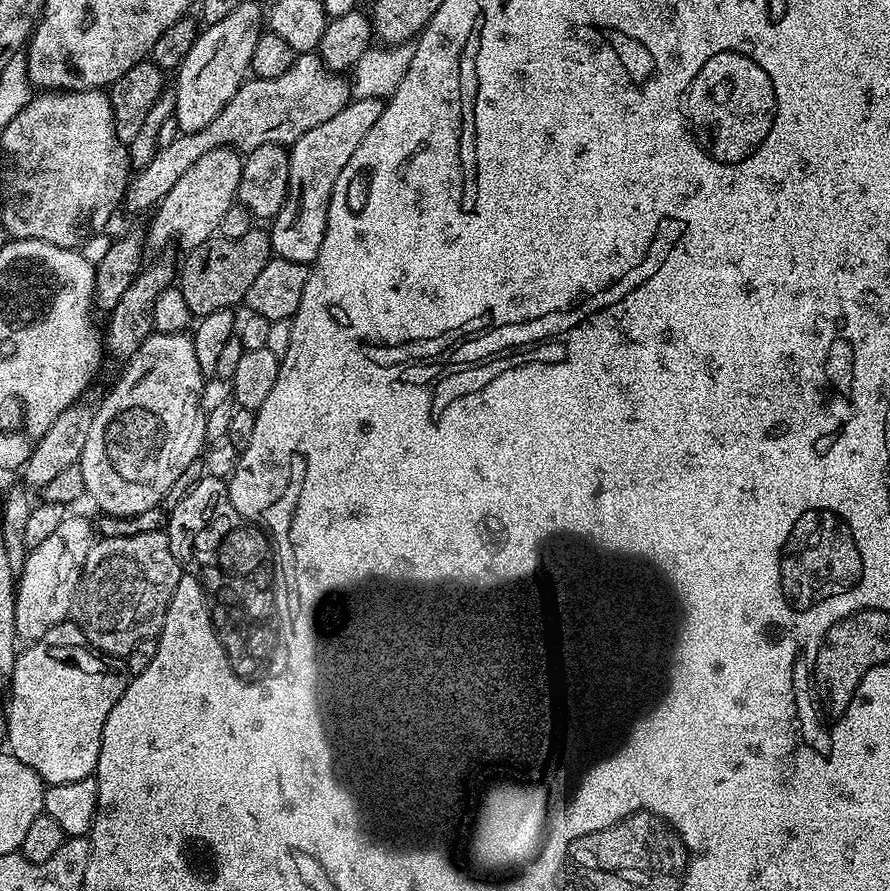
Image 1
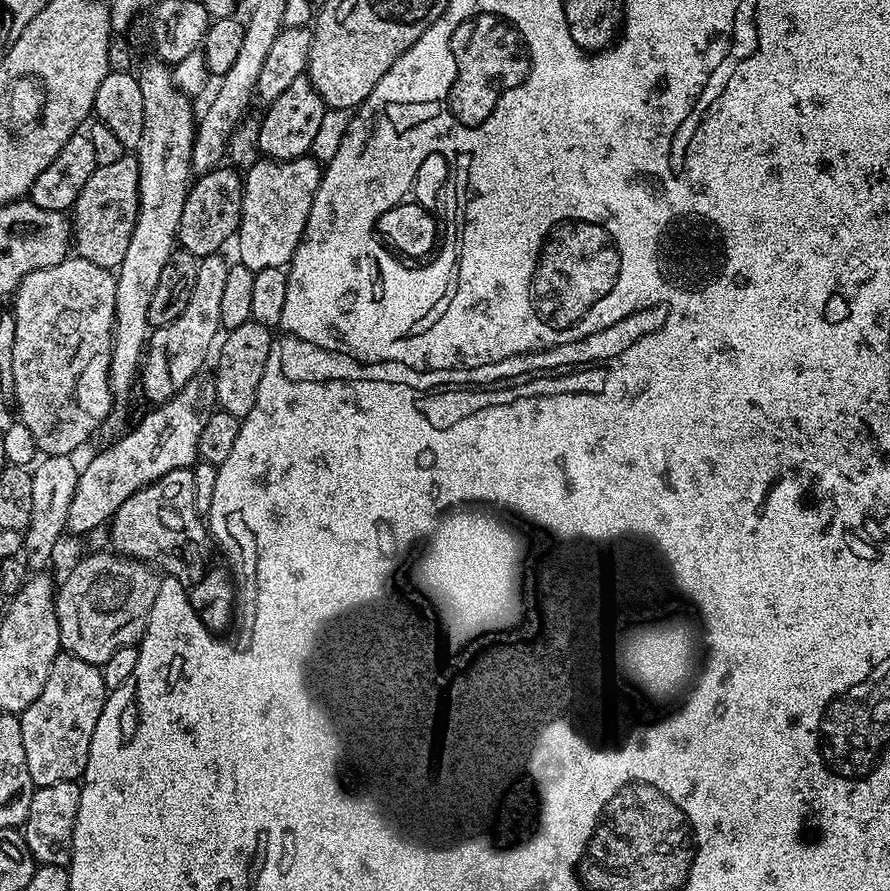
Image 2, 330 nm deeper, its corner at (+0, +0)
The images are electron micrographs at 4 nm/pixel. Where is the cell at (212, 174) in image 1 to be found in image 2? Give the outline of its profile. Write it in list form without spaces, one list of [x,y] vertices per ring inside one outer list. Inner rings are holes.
[[[125,154],[118,158],[118,162],[110,162],[110,166],[97,166],[94,174],[90,174],[86,186],[82,186],[70,212],[75,255],[81,260],[94,262],[94,266],[102,266],[109,270],[119,269],[122,258],[126,258],[126,246],[130,246],[130,234],[136,225],[139,206],[140,164],[135,155]]]

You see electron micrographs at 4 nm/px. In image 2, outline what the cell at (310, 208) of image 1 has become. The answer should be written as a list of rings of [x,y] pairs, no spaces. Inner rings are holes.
[[[311,155],[293,160],[260,158],[253,168],[243,173],[239,263],[255,273],[267,268],[284,268],[292,263],[294,250],[308,225],[310,206],[314,206],[314,194],[320,185],[321,175],[321,161]]]

